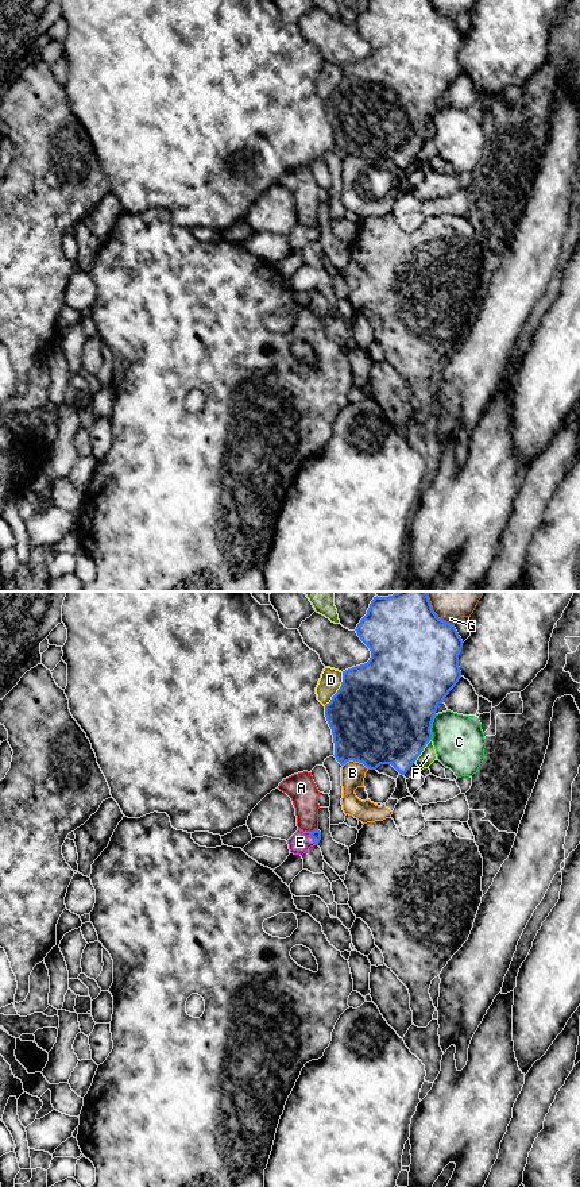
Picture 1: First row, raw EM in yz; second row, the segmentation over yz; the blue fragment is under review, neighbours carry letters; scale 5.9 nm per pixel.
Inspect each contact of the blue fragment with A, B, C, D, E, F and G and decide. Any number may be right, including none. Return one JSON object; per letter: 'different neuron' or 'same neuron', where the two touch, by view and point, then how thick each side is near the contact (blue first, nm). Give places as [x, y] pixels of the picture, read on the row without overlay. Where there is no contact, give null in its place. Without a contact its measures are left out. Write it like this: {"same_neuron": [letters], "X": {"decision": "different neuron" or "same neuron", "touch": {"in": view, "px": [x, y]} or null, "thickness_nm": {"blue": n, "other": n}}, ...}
{"same_neuron": ["E"], "A": {"decision": "different neuron", "touch": {"in": "yz", "px": [313, 226]}, "thickness_nm": {"blue": 60, "other": 170}}, "B": {"decision": "different neuron", "touch": {"in": "yz", "px": [356, 155]}, "thickness_nm": {"blue": 500, "other": 140}}, "C": {"decision": "different neuron", "touch": {"in": "yz", "px": [430, 122]}, "thickness_nm": {"blue": 500, "other": 300}}, "D": {"decision": "different neuron", "touch": {"in": "yz", "px": [337, 85]}, "thickness_nm": {"blue": 500, "other": 130}}, "E": {"decision": "same neuron", "touch": {"in": "yz", "px": [312, 232]}, "thickness_nm": {"blue": 60, "other": 120}}, "F": {"decision": "different neuron", "touch": {"in": "yz", "px": [422, 145]}, "thickness_nm": {"blue": 480, "other": 90}}, "G": {"decision": "different neuron", "touch": {"in": "yz", "px": [440, 14]}, "thickness_nm": {"blue": 500, "other": 110}}}

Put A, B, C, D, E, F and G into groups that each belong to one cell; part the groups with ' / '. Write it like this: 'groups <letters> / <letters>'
groups A / B / C / D / E / F / G

